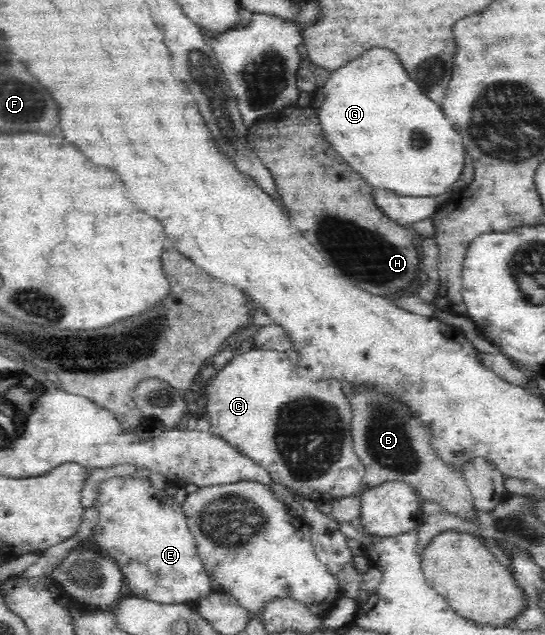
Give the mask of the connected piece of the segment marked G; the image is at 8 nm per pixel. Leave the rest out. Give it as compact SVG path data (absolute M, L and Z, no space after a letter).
M372 48L366 50L364 54L360 54L358 58L354 58L352 62L348 62L346 66L338 68L336 72L330 74L327 78L326 84L317 87L311 99L311 106L317 112L319 123L321 124L325 139L331 144L331 147L336 153L340 154L342 158L350 164L351 168L360 174L360 178L366 181L373 189L386 189L392 193L398 193L403 197L433 197L439 194L444 194L447 188L452 187L456 182L464 168L464 146L462 146L462 138L456 134L456 130L452 128L452 124L446 120L444 111L441 106L434 104L426 92L408 78L406 70L402 68L402 64L398 62L398 58L386 50L386 48Z

